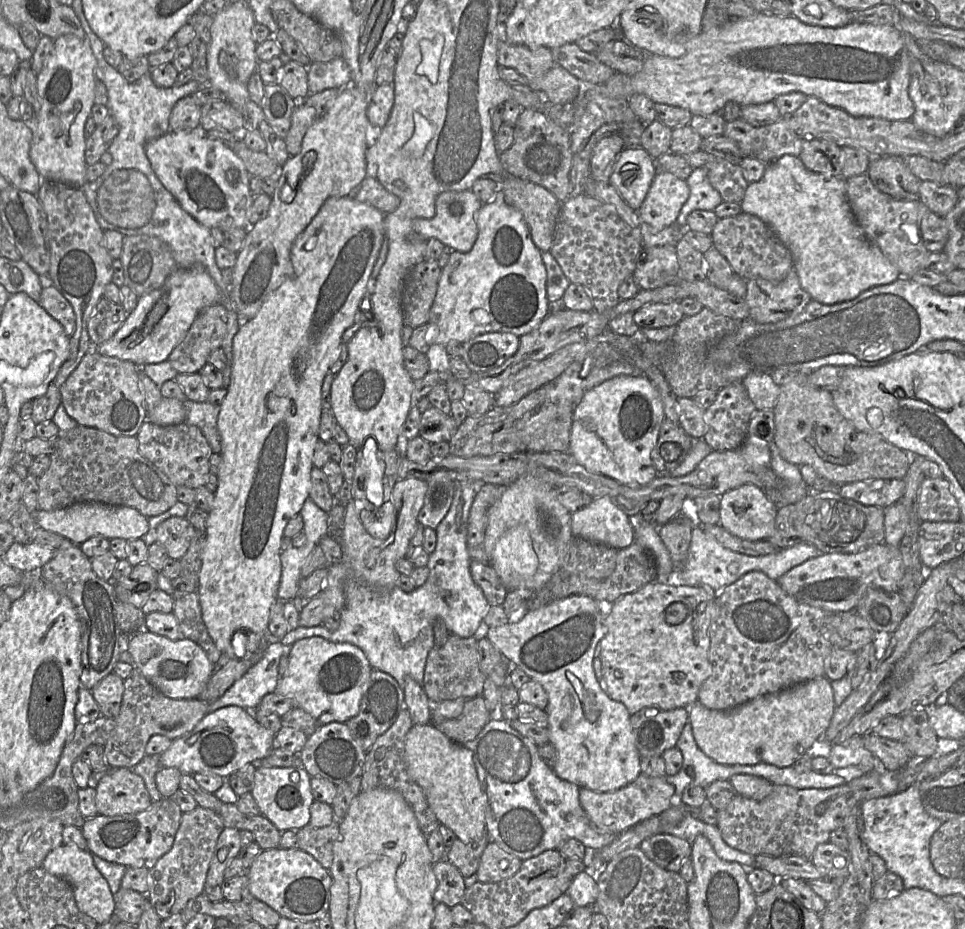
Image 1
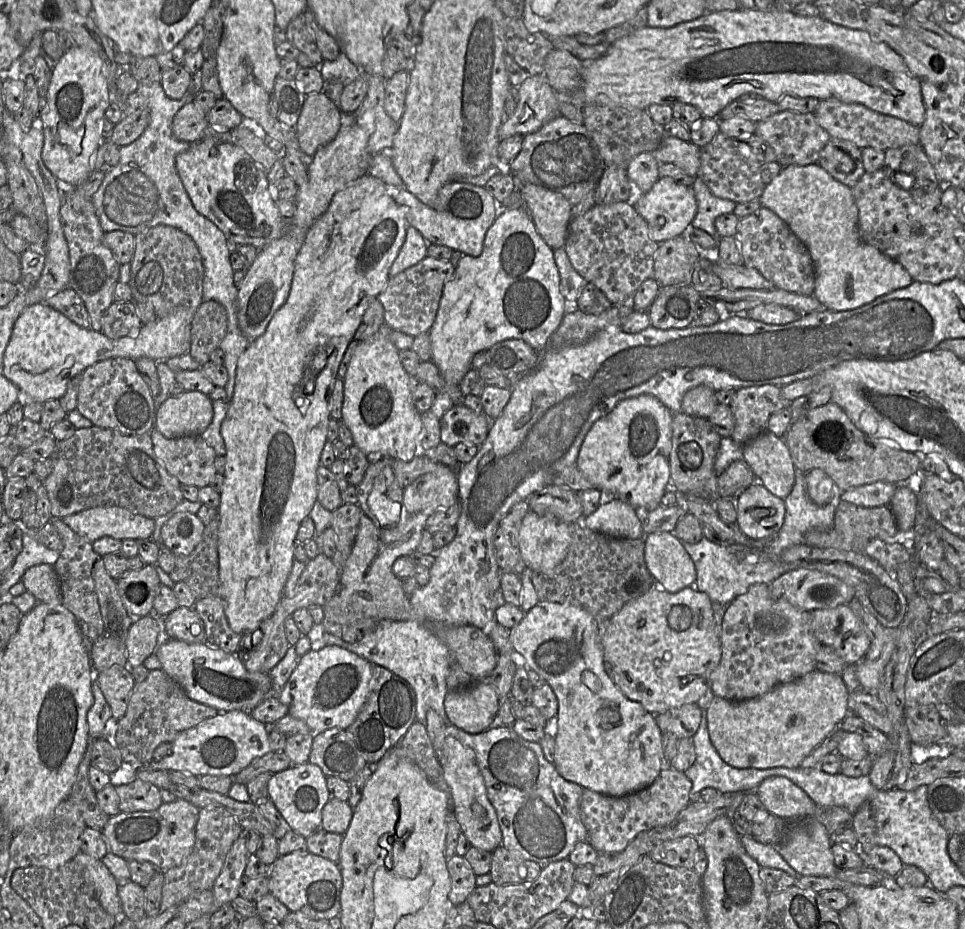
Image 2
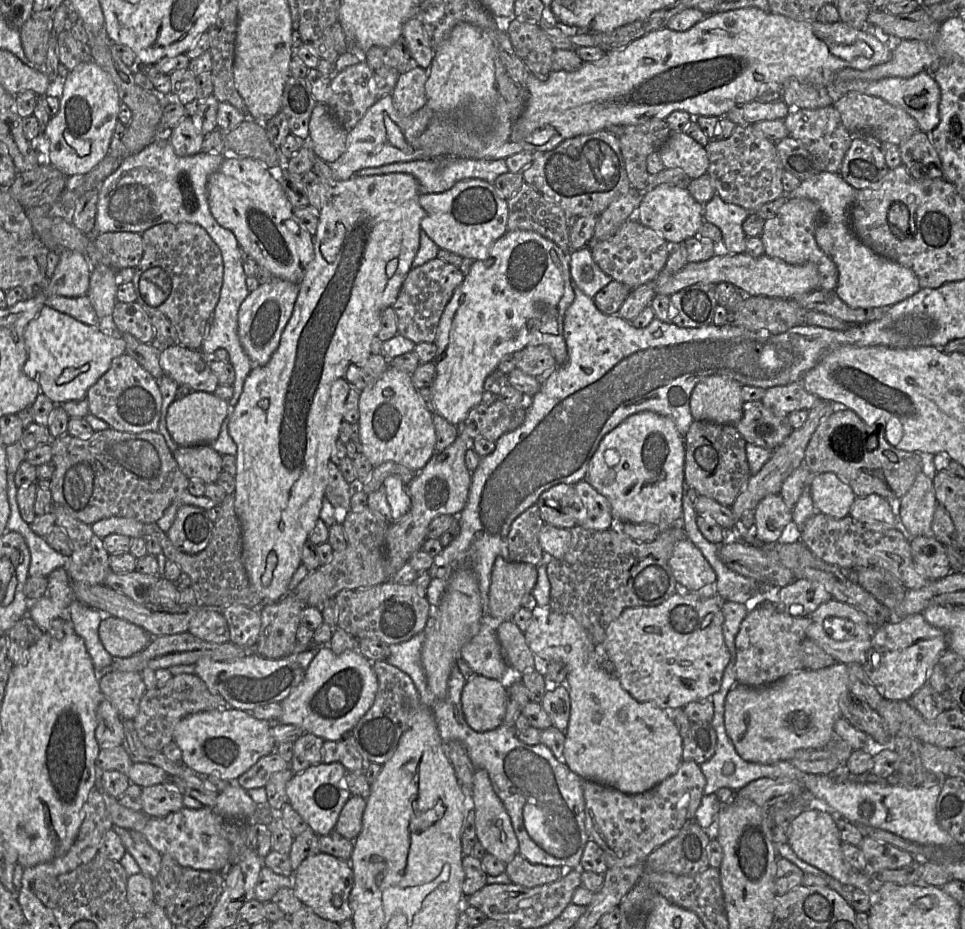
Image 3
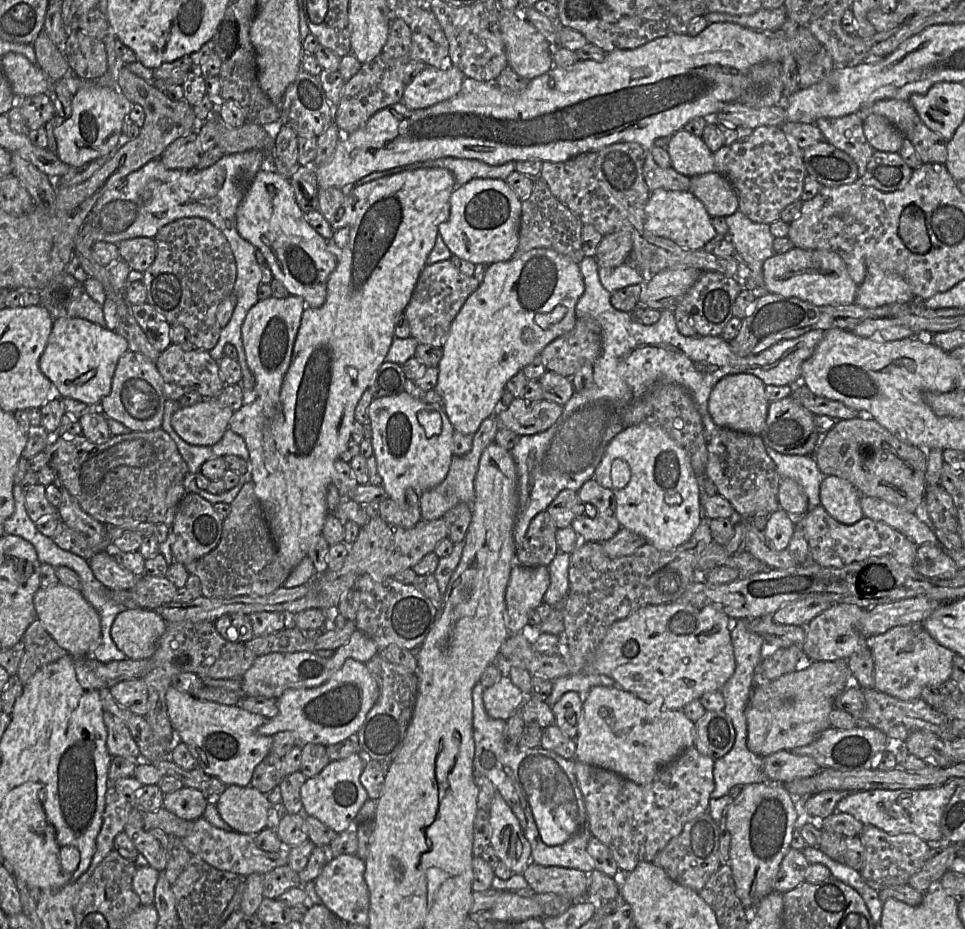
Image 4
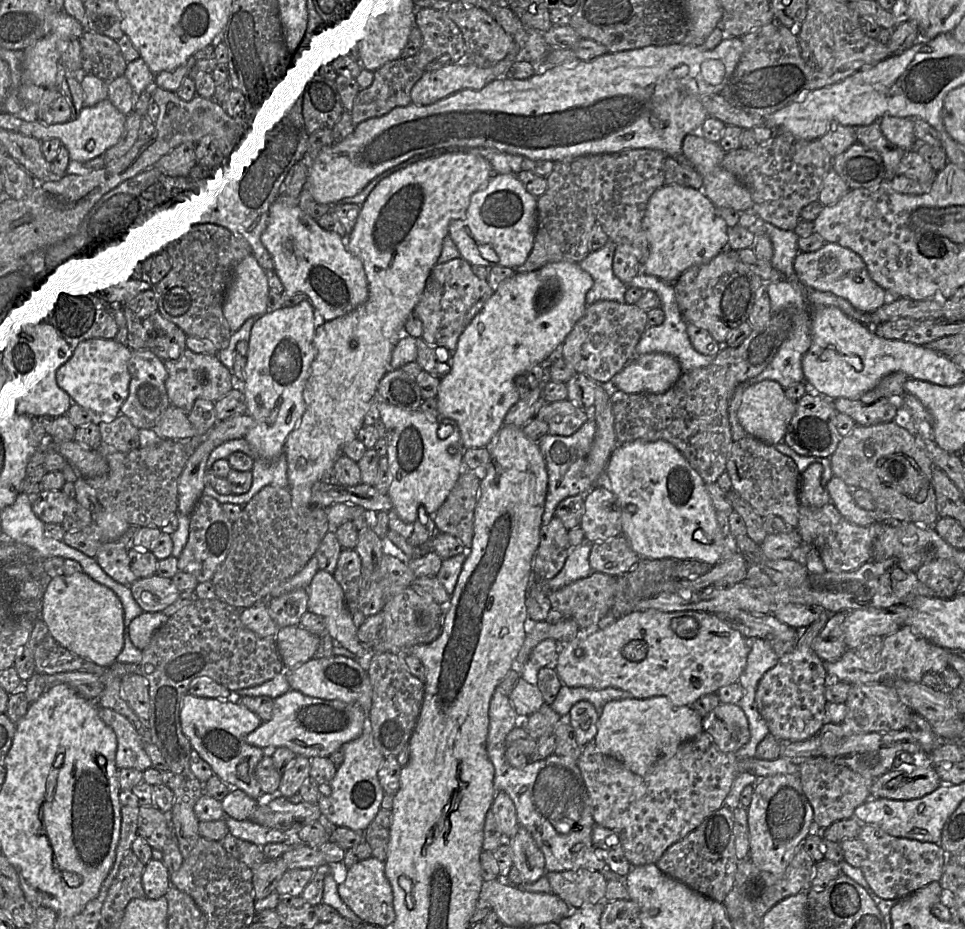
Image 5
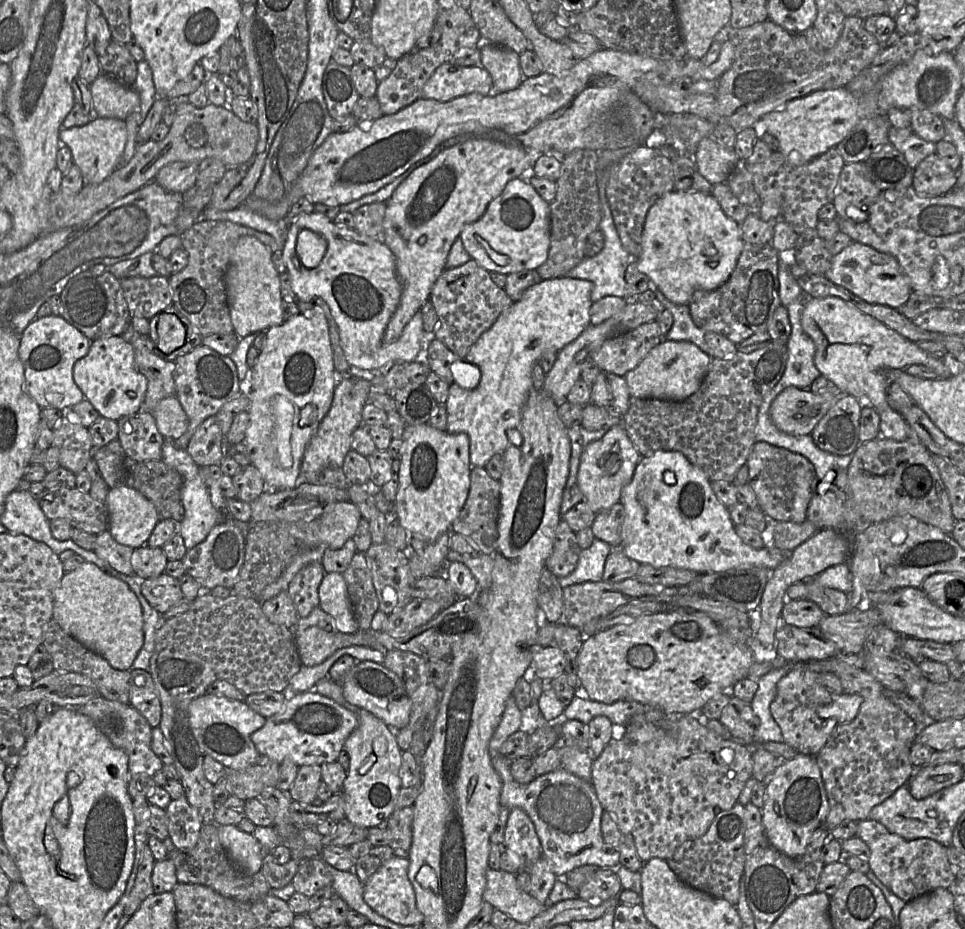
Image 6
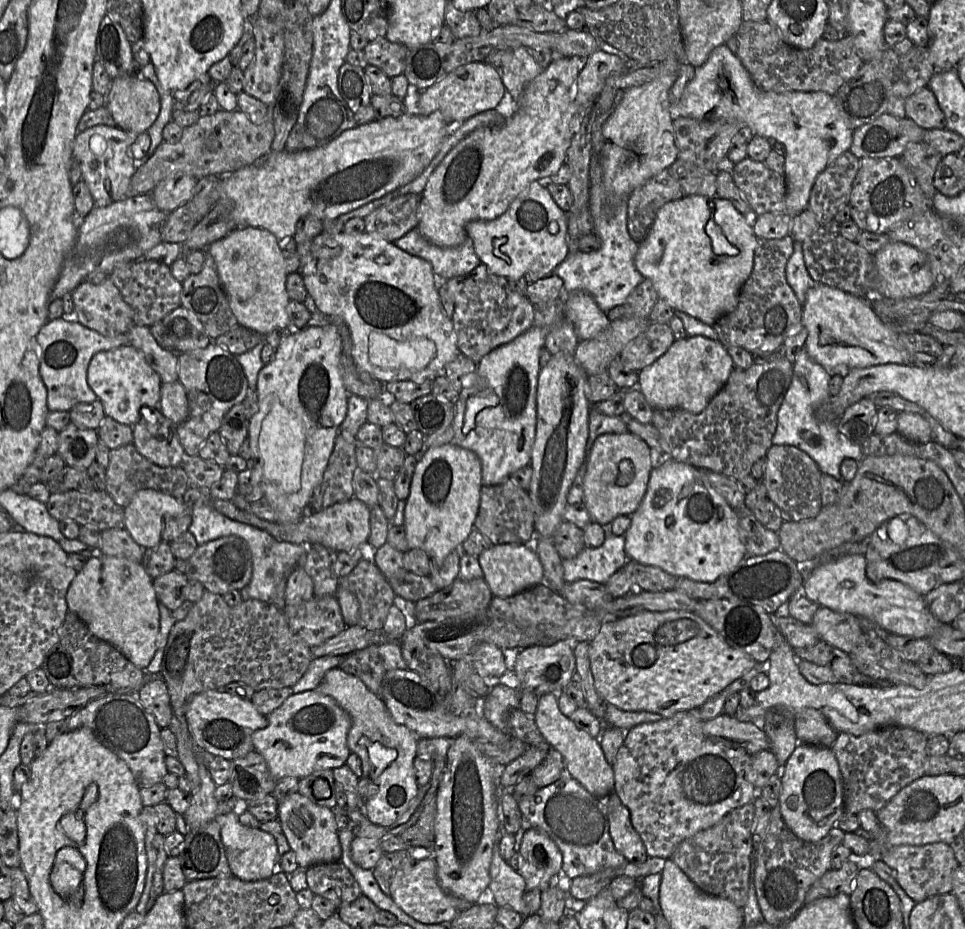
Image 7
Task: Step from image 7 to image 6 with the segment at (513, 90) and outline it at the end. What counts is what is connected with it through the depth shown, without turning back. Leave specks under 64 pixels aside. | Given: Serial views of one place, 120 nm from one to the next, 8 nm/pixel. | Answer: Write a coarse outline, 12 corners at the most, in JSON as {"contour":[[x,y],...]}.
{"contour":[[490,43],[478,48],[495,95],[514,90],[525,77],[518,53]]}

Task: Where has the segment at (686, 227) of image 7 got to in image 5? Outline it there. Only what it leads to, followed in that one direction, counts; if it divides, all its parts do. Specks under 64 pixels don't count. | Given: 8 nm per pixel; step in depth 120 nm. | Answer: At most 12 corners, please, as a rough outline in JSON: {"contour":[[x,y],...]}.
{"contour":[[658,188],[641,272],[673,284],[724,251],[729,226],[701,189]]}

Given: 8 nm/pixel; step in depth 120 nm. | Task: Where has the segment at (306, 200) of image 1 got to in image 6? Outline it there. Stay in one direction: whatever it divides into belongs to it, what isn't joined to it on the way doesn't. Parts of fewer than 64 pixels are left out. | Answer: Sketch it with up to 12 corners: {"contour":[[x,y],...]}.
{"contour":[[319,307],[265,332],[242,441],[297,485],[340,377]]}

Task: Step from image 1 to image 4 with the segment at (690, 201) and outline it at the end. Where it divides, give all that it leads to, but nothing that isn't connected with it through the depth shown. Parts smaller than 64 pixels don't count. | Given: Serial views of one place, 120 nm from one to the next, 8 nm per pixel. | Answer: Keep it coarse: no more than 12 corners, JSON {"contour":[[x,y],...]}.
{"contour":[[737,210],[725,217],[745,288],[764,291],[763,263],[775,253],[768,224]]}

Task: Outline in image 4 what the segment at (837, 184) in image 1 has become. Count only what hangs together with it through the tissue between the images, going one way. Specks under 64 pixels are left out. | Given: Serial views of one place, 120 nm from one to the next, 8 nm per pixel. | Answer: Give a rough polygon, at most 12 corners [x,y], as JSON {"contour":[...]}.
{"contour":[[868,263],[854,304],[877,308],[915,297],[900,275]]}

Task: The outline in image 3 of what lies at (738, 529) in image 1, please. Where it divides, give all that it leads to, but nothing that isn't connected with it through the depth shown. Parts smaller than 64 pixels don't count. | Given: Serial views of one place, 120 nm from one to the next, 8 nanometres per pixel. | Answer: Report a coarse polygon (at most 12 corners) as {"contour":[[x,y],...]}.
{"contour":[[779,494],[754,510],[755,537],[776,543],[792,521]]}

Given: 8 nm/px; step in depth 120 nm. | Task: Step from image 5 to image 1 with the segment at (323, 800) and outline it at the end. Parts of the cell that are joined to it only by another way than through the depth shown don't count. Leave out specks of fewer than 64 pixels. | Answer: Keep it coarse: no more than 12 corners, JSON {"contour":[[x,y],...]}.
{"contour":[[300,763],[258,765],[250,794],[280,832],[310,822]]}

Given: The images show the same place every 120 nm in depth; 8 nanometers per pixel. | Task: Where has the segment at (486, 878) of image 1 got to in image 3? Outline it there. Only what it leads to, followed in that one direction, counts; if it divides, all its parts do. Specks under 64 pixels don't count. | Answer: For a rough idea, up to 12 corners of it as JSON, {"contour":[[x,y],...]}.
{"contour":[[520,854],[506,863],[511,882],[527,888],[552,883],[564,868],[532,864]]}

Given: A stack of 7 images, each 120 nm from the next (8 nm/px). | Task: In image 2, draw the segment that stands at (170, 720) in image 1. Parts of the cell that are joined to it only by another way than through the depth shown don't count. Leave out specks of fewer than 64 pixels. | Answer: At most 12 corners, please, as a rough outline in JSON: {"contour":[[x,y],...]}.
{"contour":[[161,669],[136,682],[111,740],[146,764],[160,744],[218,714]]}

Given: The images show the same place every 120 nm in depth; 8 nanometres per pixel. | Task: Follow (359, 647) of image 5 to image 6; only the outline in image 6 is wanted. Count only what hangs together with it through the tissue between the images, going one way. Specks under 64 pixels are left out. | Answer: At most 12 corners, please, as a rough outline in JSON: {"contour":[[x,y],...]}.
{"contour":[[326,573],[319,606],[336,630],[359,629],[343,575]]}

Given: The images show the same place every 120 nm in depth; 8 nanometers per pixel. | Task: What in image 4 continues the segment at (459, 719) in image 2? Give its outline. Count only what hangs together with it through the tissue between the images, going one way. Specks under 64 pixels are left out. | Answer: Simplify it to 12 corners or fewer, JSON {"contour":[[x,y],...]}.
{"contour":[[508,676],[482,695],[486,713],[508,720],[527,697]]}

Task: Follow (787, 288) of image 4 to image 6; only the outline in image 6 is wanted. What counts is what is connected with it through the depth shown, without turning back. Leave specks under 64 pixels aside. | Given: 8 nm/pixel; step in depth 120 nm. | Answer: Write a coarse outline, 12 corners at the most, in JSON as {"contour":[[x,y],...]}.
{"contour":[[854,241],[825,278],[897,310],[913,292],[894,256]]}

